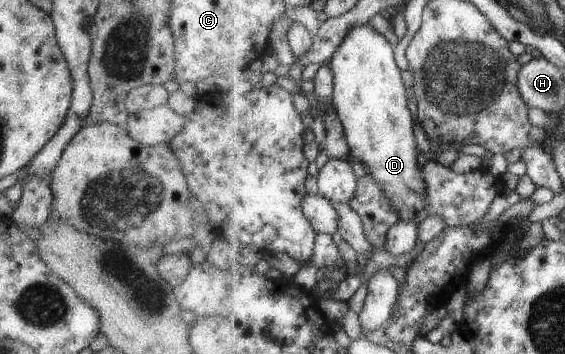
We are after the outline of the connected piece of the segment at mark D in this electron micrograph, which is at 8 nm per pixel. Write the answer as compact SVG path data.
M372 24L355 25L345 37L336 55L330 61L334 70L336 89L332 99L334 108L345 125L347 140L352 153L358 161L369 168L372 174L387 191L397 210L401 213L401 219L415 219L419 224L429 217L428 182L425 180L423 168L418 166L418 142L416 142L416 122L410 110L410 96L408 86L404 80L404 72L396 62L396 50L394 44Z

